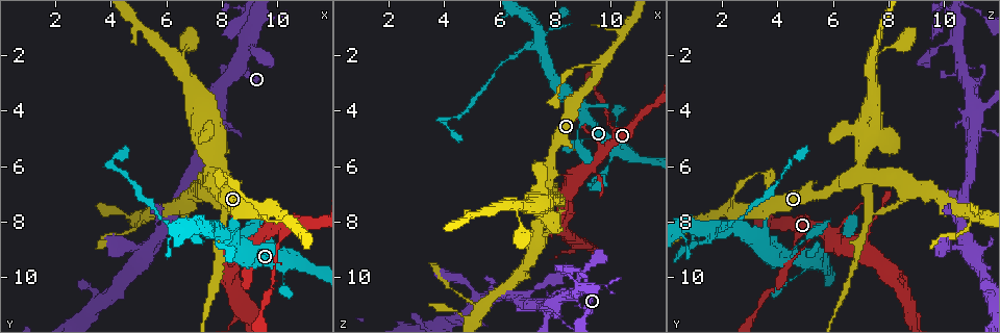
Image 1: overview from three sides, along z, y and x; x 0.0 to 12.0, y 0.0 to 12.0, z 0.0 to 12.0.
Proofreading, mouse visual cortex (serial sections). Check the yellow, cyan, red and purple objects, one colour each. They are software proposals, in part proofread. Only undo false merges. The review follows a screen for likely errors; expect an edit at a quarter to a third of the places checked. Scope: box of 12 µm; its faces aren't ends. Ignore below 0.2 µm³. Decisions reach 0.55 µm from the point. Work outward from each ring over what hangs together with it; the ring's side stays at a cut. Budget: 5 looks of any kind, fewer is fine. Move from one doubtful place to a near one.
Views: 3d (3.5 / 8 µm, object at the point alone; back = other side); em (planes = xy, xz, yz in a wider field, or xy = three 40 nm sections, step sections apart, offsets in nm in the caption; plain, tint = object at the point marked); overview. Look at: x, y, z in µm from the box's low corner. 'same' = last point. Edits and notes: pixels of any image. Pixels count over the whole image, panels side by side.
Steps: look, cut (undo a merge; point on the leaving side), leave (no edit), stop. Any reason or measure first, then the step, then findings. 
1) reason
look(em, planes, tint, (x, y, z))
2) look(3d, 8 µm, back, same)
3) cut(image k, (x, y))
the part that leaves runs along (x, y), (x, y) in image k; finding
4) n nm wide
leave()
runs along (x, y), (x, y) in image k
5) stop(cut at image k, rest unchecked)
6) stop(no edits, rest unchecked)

look(3d, 3.5 µm, (7.4, 8.4, 1.6))

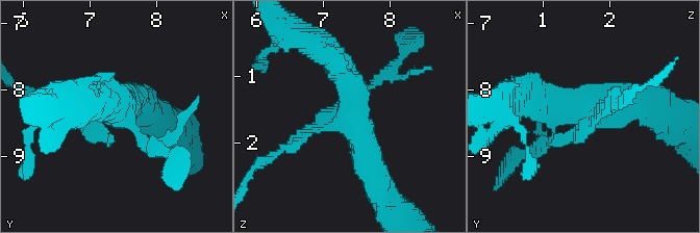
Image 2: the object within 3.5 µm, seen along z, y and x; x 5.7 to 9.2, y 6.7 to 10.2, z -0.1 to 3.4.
look(em, xy, step 3, tint, (7.45, 8.35, 1.65))

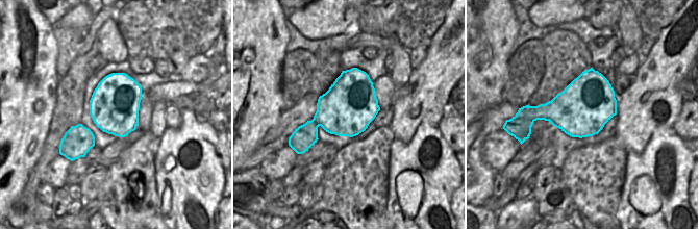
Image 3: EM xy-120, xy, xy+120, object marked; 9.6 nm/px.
cut(image 2, (653, 81))
border along (521, 116), (533, 121) in image 3; a second cell is stuck on

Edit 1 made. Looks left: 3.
redraw
look(overview)

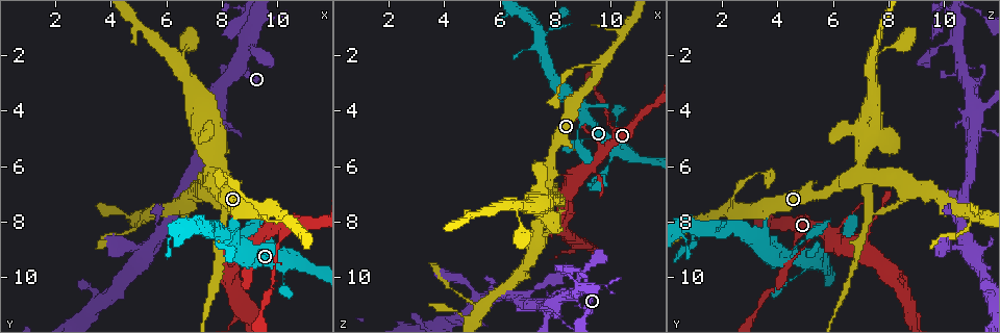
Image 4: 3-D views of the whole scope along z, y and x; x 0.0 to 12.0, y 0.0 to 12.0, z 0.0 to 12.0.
a narrow waist
look(3d, 3.5 µm, (9.9, 9.2, 4.5))

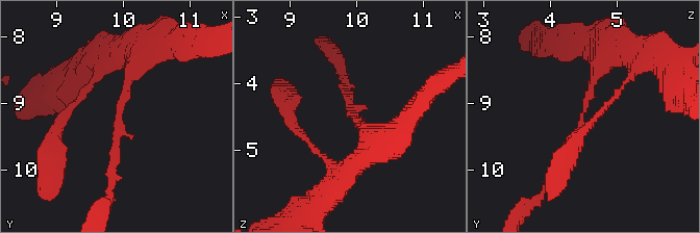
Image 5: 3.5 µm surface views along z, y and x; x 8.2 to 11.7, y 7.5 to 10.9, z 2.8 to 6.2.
arms of 100, 350 nm
leave()
runs along (609, 48), (580, 128), (553, 176) in image 5; one cell here

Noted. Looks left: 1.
stop(cut at image 2, rest unchecked)

